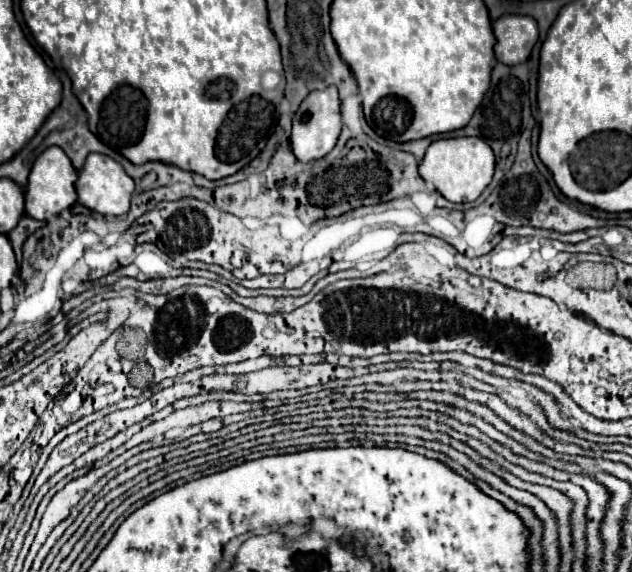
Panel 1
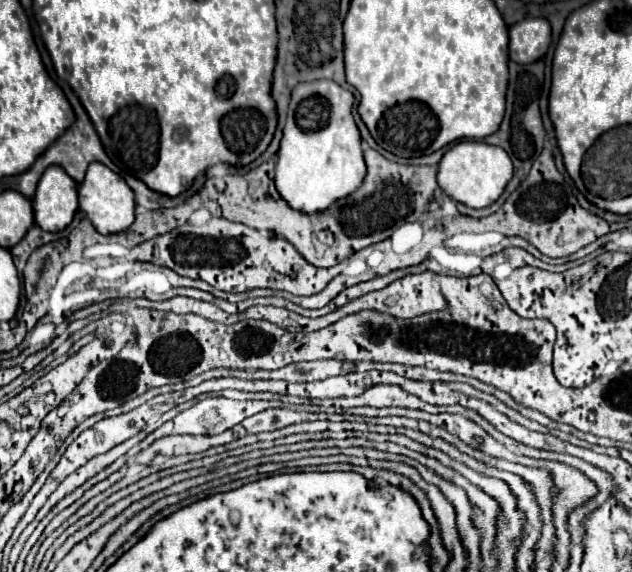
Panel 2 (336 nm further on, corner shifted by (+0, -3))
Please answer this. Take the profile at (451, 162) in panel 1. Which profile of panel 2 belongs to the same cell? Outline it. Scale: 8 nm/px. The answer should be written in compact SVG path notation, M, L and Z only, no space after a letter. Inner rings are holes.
M458 142L454 144L438 166L438 186L456 202L462 202L470 208L486 208L500 198L506 184L514 174L512 160L500 146L490 146L484 142Z

